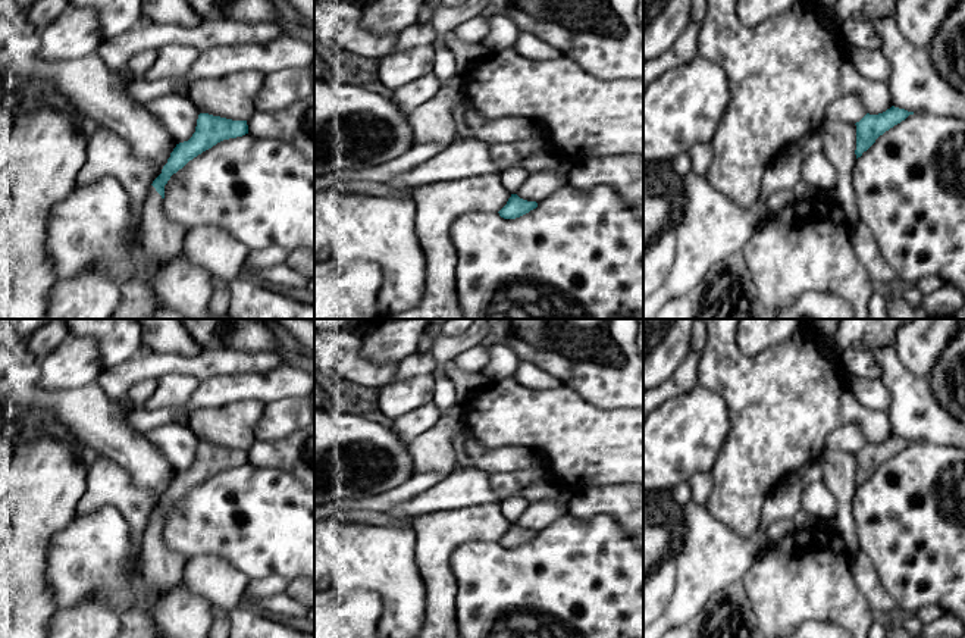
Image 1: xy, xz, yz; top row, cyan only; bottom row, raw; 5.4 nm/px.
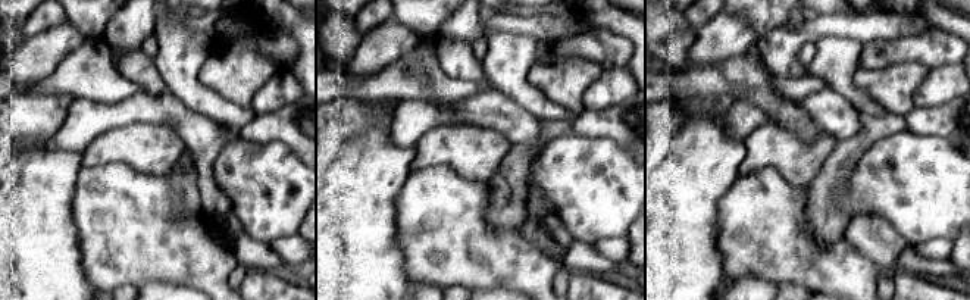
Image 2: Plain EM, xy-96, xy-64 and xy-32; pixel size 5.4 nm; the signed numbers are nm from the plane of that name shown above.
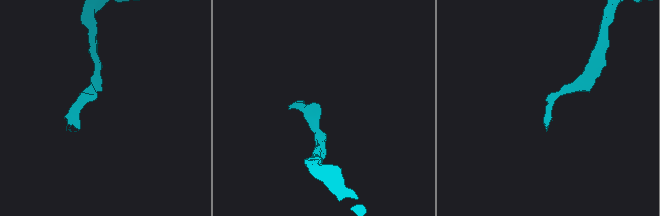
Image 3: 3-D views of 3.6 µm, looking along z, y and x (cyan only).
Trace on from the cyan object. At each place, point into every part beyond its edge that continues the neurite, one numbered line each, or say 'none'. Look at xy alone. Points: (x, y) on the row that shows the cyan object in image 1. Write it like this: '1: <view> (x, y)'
1: xy (162, 240)

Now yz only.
none

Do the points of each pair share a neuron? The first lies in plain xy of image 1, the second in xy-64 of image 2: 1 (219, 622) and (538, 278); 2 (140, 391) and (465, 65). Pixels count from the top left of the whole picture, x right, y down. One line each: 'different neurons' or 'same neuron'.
1: different neurons
2: different neurons

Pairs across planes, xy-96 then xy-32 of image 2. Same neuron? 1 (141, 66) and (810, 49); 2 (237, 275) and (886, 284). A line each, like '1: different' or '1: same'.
1: different
2: same

